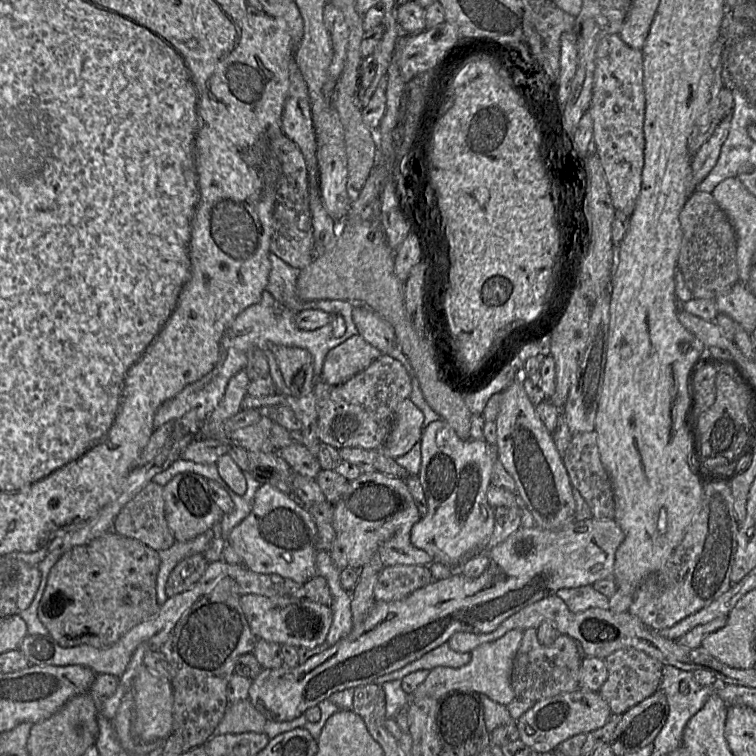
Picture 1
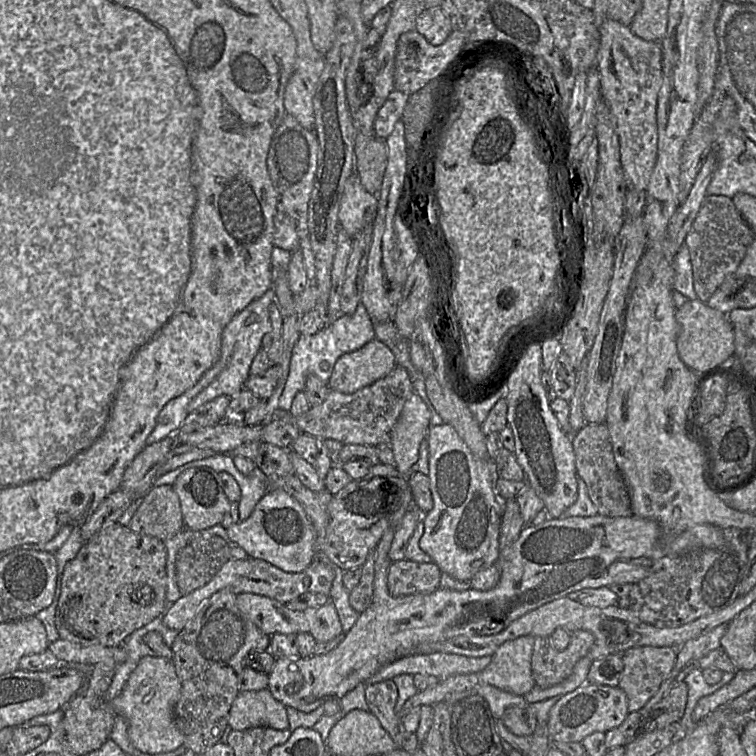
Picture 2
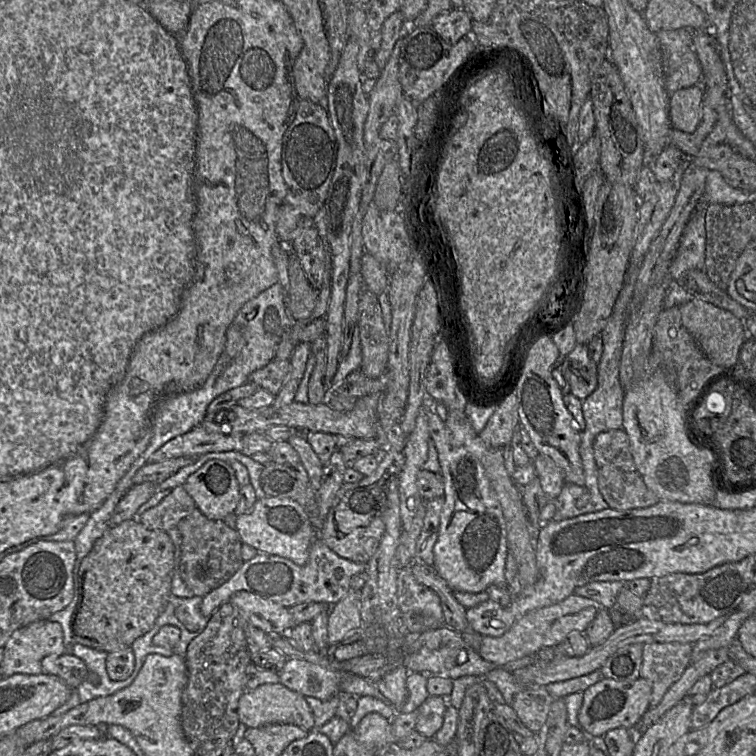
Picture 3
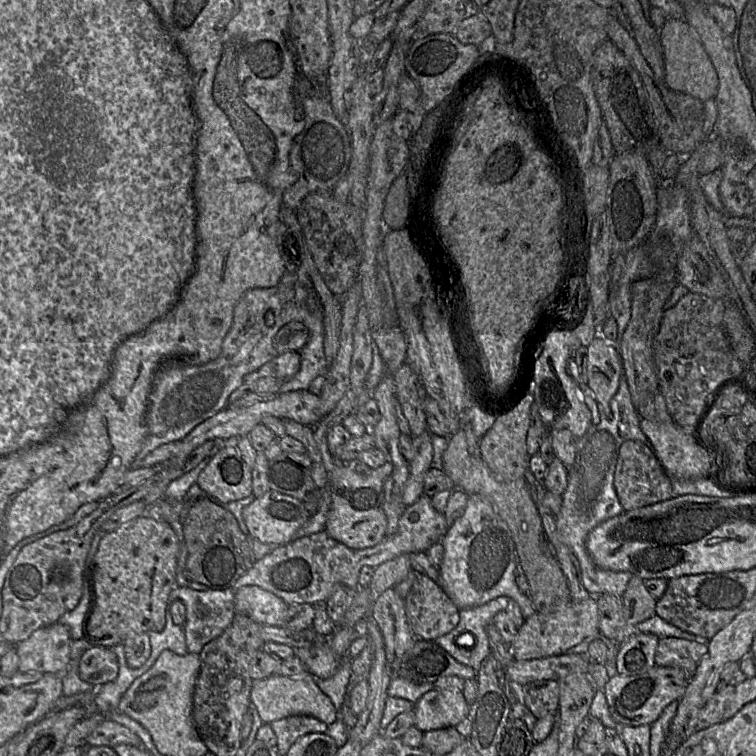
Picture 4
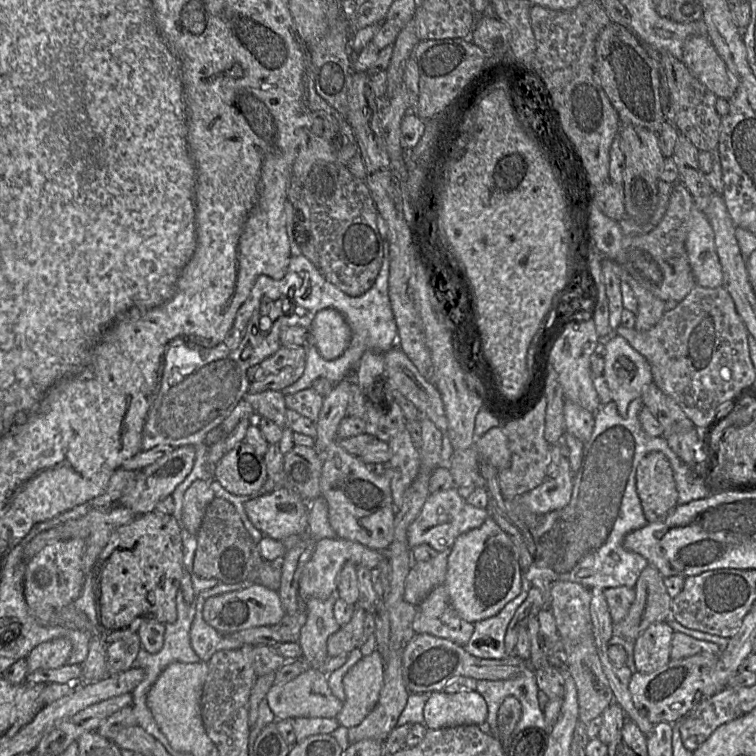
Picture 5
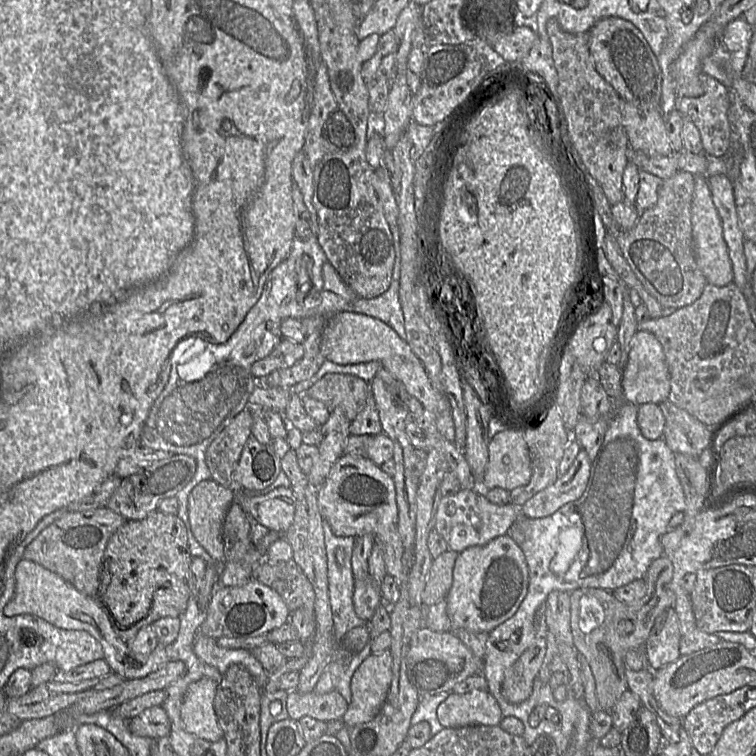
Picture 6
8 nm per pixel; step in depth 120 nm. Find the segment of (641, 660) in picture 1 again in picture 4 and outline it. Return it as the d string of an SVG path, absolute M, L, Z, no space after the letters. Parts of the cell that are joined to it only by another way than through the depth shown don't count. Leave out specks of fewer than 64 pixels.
M660 637L655 653L655 664L659 667L680 668L689 681L707 651L707 645L696 641Z

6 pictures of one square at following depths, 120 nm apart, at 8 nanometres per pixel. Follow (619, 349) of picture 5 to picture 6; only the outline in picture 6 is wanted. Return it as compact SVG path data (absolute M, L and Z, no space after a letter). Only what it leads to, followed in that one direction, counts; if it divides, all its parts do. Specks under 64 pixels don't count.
M637 331L628 344L625 366L622 368L622 398L624 401L640 406L646 403L660 404L668 400L670 375L662 346L650 332Z

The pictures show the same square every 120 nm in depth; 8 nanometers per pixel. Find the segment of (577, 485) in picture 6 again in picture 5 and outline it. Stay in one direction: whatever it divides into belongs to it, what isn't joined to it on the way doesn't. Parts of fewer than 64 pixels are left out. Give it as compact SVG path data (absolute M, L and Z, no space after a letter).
M564 457L560 461L555 476L547 477L538 487L520 495L520 501L538 515L561 509L571 499L573 481L574 474L571 471L568 457Z

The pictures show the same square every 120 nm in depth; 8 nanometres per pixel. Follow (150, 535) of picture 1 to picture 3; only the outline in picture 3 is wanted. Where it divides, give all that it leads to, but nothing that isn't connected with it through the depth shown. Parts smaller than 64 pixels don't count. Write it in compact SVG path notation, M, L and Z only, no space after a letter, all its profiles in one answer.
M177 486L170 491L170 493L156 506L146 510L139 517L133 518L139 520L139 522L147 529L150 530L162 530L168 532L174 527L177 527L178 523L190 515L196 509L194 500L183 489L182 486Z

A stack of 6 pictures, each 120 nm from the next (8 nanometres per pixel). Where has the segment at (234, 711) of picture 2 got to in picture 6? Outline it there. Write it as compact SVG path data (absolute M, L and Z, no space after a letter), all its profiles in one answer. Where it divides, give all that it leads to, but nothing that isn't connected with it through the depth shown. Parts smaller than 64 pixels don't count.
M292 690L287 696L284 709L288 713L287 719L298 721L302 717L311 717L328 722L342 719L348 706L336 690L326 694L318 694L315 691L302 694Z

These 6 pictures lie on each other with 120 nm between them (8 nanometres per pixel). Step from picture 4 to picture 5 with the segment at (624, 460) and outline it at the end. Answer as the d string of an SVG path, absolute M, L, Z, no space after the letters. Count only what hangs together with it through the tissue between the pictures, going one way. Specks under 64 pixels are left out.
M650 452L636 470L636 491L649 523L666 517L677 505L672 467L661 452Z

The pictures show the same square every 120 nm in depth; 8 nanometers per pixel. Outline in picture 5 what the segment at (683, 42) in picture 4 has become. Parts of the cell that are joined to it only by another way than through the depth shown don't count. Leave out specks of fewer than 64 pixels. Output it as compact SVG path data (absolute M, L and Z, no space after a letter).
M707 36L688 38L680 61L718 98L729 99L736 92L737 78L728 70Z

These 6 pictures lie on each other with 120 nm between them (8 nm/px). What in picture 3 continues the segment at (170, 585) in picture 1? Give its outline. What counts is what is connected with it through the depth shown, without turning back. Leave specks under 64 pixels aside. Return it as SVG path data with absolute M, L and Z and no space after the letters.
M197 508L177 525L181 534L180 576L194 596L203 597L226 583L243 565L243 542L224 520L211 520Z

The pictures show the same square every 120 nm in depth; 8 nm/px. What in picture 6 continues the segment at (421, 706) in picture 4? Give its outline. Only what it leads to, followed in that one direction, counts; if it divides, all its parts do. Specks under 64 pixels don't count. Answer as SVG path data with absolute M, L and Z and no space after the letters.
M475 690L465 694L450 693L437 708L443 728L472 725L499 725L504 718L495 698L488 692Z

